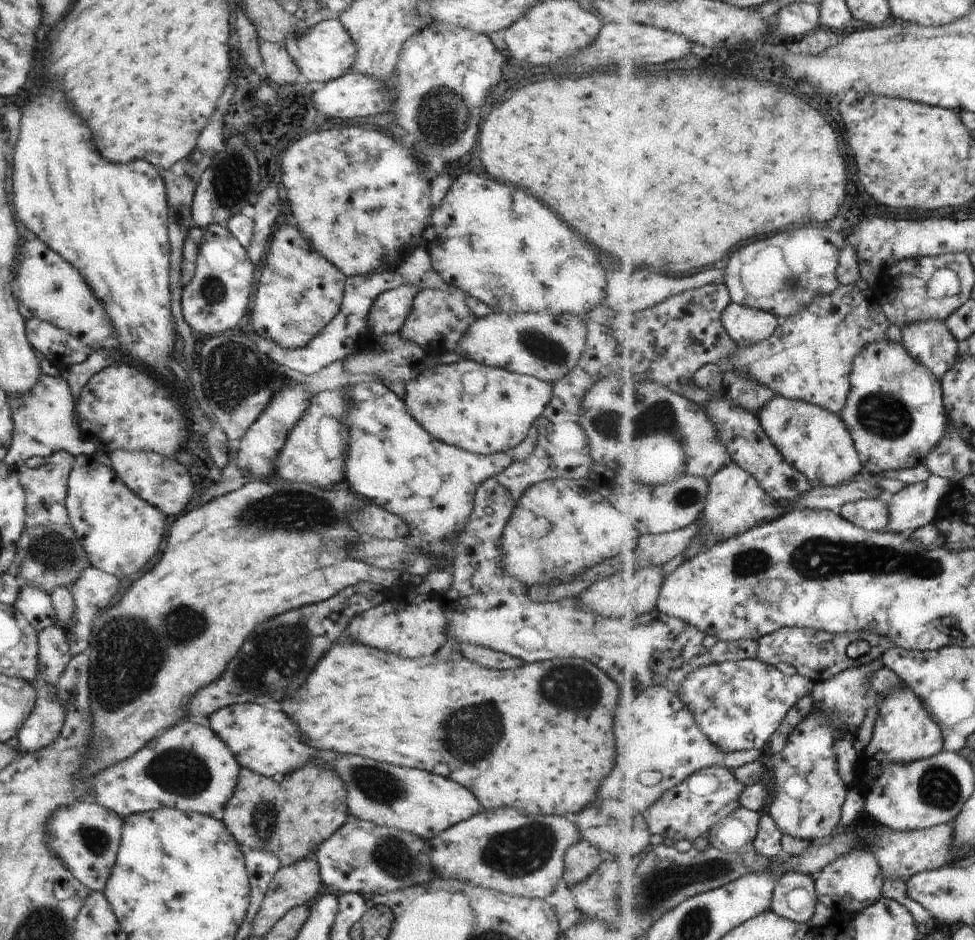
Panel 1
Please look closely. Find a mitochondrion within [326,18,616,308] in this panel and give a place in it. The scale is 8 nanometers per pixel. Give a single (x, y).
(440, 110)

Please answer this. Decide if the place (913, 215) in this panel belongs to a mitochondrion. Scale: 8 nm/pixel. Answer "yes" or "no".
no

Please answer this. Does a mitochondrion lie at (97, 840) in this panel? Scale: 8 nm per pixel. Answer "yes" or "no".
yes

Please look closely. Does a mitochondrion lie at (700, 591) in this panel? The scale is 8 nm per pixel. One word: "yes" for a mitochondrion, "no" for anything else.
no

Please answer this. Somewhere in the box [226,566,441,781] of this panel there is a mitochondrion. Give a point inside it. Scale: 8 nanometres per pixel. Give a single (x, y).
(285, 650)

